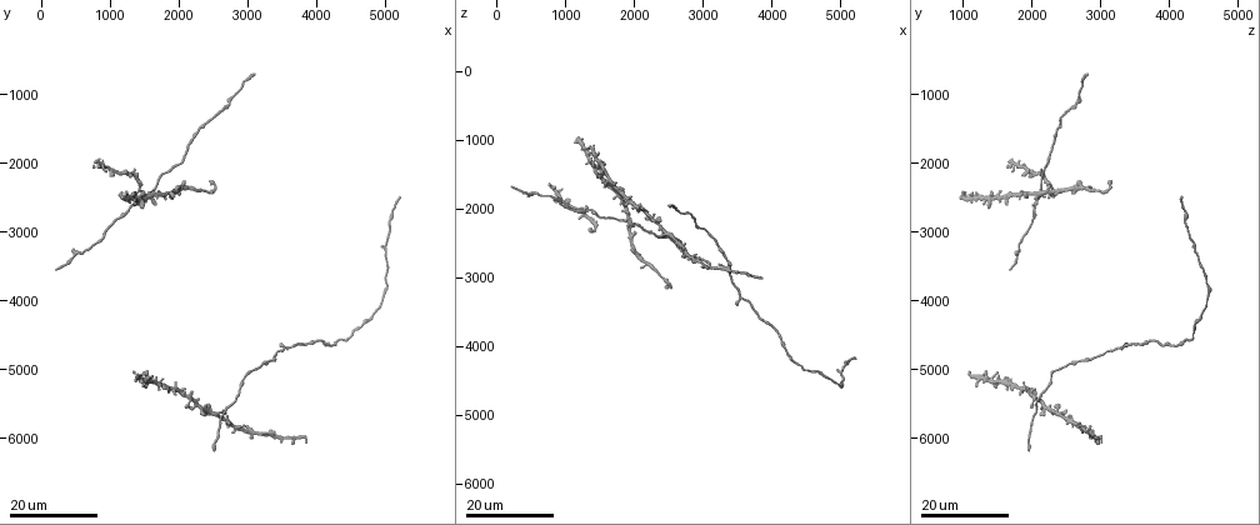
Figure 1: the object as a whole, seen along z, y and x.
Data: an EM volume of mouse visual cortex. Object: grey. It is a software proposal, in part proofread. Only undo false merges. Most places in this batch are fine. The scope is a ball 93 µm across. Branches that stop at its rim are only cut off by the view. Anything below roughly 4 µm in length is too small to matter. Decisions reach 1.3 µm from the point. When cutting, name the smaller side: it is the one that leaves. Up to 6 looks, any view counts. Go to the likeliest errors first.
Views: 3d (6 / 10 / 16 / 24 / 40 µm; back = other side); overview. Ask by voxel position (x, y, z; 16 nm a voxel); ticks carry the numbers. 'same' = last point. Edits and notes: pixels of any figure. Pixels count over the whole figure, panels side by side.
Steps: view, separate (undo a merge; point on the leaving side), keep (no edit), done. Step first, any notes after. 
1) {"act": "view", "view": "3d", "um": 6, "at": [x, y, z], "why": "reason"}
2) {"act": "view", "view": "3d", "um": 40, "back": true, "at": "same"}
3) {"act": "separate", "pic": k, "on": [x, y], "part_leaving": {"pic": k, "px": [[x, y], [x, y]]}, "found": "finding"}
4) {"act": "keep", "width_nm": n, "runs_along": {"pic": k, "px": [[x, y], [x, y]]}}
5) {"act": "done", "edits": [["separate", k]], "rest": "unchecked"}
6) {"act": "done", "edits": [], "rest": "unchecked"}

{"act": "view", "view": "3d", "um": 16, "at": [1500, 5150, 1450], "why": "three-way junction"}

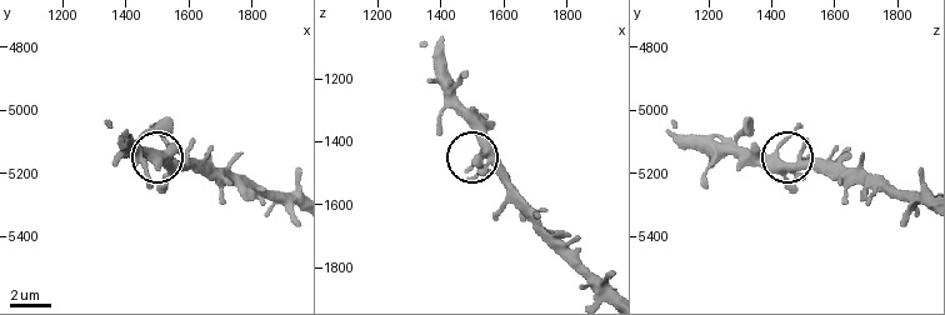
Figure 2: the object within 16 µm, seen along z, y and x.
{"act": "view", "view": "3d", "um": 6, "at": [1540, 5150, 1410]}

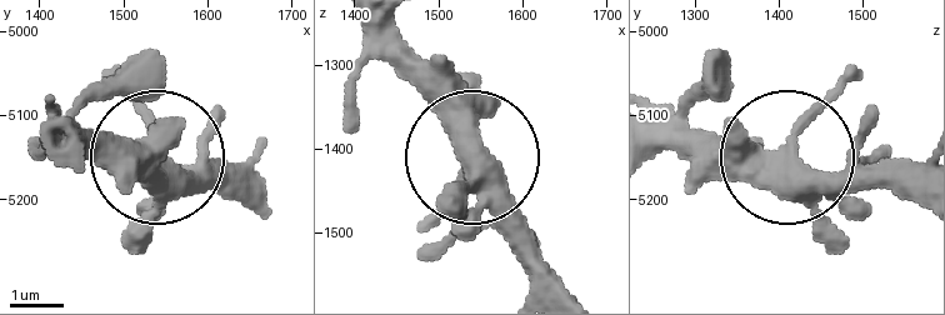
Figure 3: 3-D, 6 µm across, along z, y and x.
{"act": "keep", "side_arm_um": 67, "runs_along": {"pic": 3, "px": [[918, 205], [788, 155], [846, 65]]}, "found": "all the same neuron"}

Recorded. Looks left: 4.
{"act": "view", "view": "3d", "um": 16, "at": [2350, 5600, 2150], "why": "side arm on a straight run"}

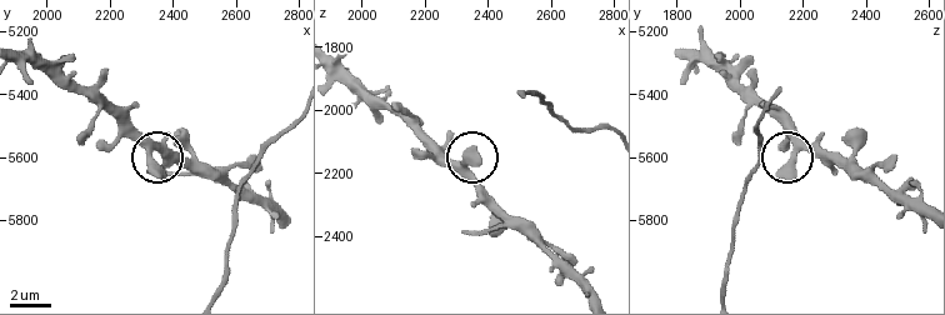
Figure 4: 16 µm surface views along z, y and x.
{"act": "view", "view": "3d", "um": 6, "at": [2330, 5610, 2170], "why": "closer look"}

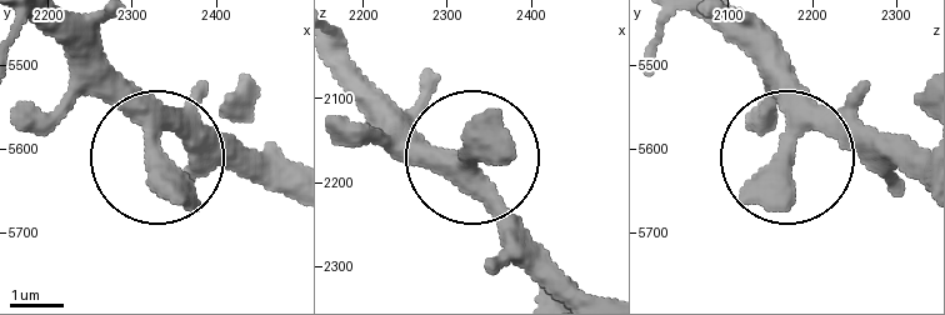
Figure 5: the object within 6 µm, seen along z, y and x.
{"act": "keep", "width_nm": 380, "found": "one neuron here"}

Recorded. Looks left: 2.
{"act": "view", "view": "3d", "um": 16, "at": [2600, 5700, 2000]}

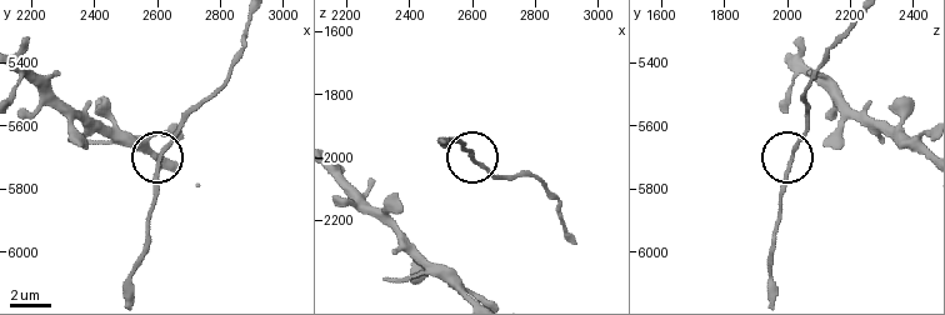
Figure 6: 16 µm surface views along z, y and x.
{"act": "view", "view": "3d", "um": 10, "at": [2620, 5680, 2020]}

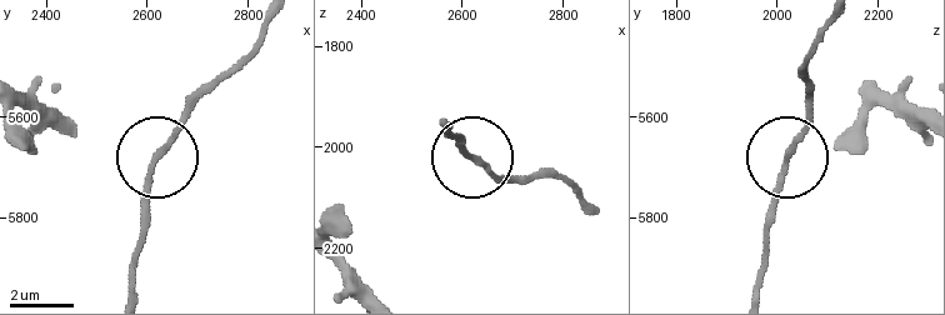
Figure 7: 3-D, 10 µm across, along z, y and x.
{"act": "keep", "width_nm": 180, "found": "one neuron here"}

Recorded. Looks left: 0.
{"act": "done", "edits": [], "rest": "unchecked"}

